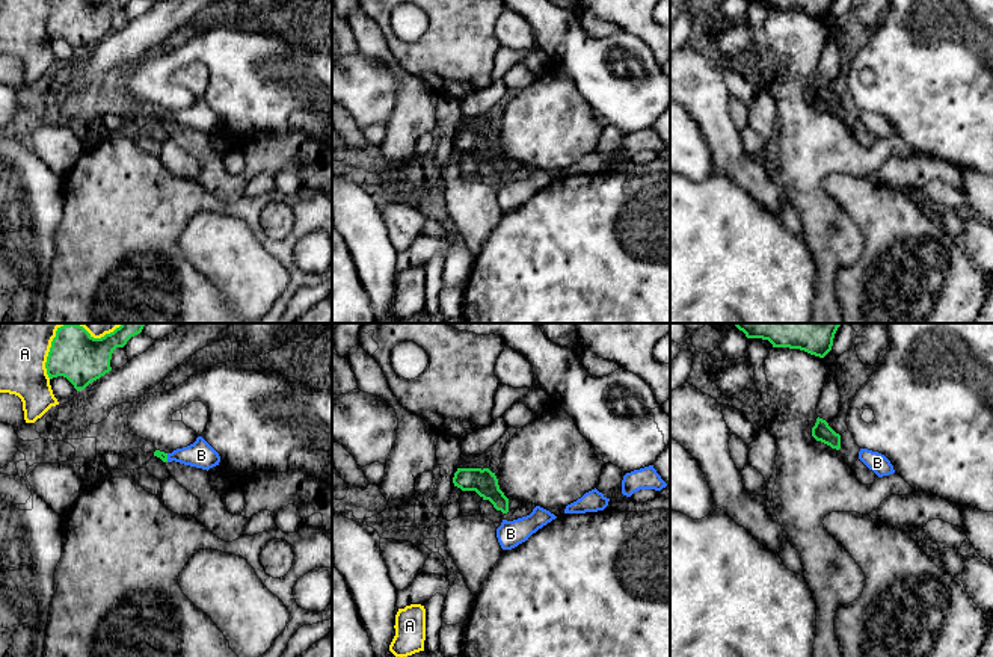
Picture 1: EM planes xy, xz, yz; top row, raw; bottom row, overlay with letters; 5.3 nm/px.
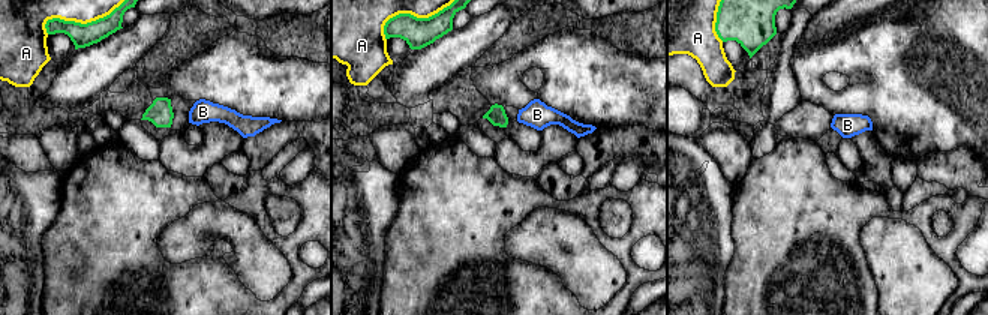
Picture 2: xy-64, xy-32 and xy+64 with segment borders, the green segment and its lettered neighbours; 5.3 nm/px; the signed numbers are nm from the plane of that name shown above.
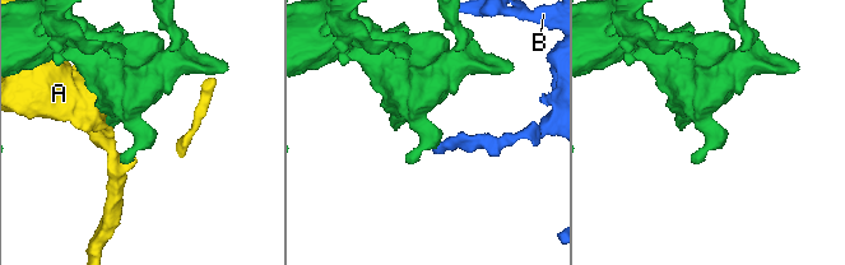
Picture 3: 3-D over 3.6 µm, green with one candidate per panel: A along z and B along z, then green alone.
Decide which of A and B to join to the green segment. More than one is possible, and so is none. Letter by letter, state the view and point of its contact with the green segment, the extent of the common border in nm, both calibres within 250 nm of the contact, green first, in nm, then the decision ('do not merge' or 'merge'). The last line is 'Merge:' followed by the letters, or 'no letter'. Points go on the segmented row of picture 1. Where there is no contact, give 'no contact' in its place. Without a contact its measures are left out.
A: xy (50, 348) | 320 nm | 260/300 nm | do not merge
B: xy (166, 458) | 50 nm | 50/140 nm | do not merge
Merge: no letter

